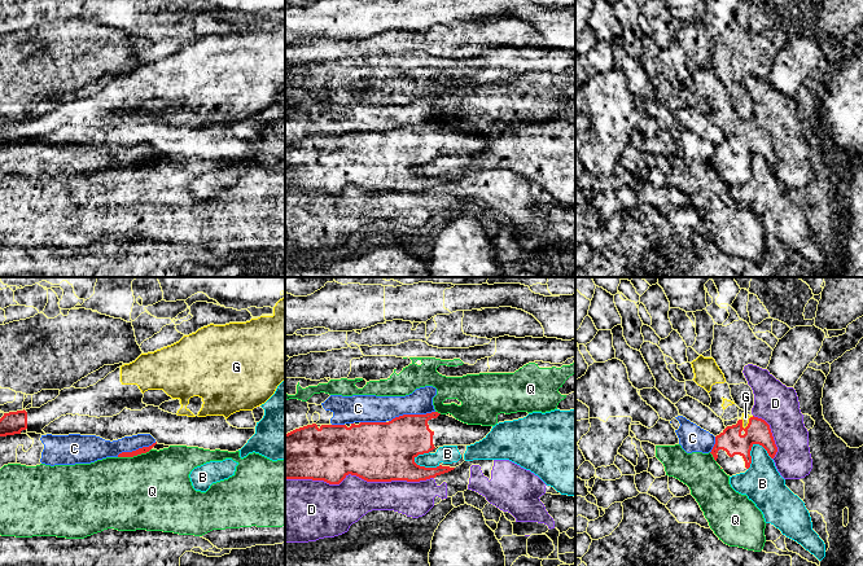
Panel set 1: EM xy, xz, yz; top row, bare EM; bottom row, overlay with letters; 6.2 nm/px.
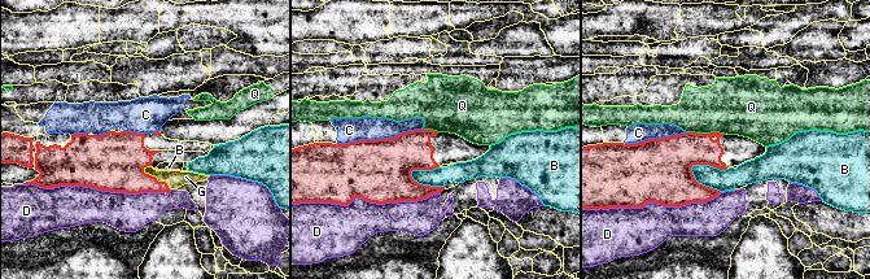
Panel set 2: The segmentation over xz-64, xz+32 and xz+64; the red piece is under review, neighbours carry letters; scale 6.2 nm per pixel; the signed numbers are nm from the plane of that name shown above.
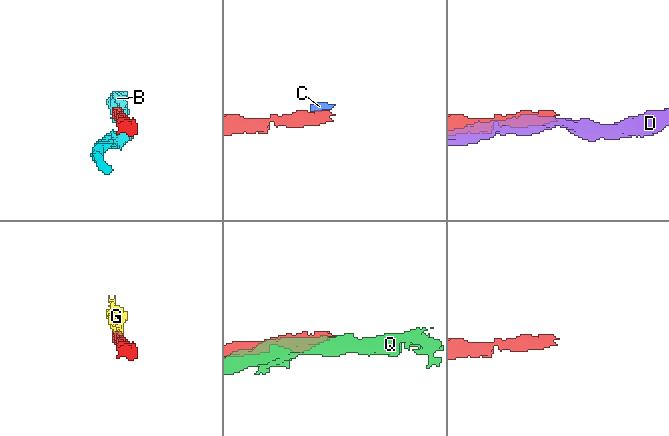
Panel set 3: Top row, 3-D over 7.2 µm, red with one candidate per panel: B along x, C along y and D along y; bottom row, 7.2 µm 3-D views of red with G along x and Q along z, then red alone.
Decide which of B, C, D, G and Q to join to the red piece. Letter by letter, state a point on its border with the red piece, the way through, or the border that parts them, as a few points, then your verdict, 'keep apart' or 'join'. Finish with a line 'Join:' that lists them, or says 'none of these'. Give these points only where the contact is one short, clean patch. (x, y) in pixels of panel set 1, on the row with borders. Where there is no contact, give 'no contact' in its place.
B: contact yz (749, 455); keep apart
C: contact xz (411, 415); keep apart
D: contact xz (359, 477); keep apart
G: contact yz (749, 422); way yz (758, 431), (749, 422), (745, 417); join
Q: contact xy (134, 455); keep apart
Join: G

